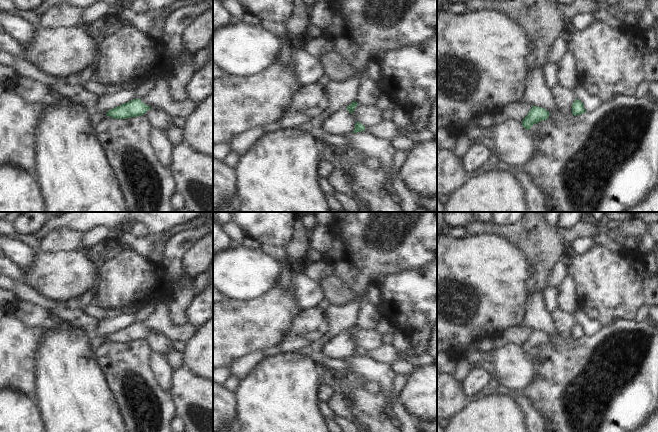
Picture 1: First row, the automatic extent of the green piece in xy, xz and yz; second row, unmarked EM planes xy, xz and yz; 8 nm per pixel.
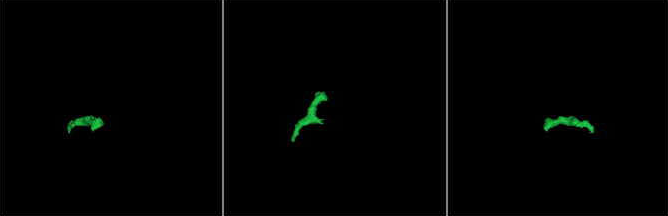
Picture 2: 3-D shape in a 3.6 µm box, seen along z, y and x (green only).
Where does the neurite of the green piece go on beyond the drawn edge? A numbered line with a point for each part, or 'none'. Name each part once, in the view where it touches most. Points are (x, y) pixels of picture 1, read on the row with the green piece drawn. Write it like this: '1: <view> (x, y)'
1: xy (159, 98)

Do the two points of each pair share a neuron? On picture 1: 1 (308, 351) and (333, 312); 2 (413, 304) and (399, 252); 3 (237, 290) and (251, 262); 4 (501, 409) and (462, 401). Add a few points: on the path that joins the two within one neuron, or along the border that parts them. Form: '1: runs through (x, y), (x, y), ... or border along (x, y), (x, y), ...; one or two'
1: runs through (319, 343), (333, 330), (333, 323); one
2: border along (426, 263), (417, 269), (402, 270), (385, 276); two
3: runs through (237, 283), (237, 280), (248, 269); one
4: border along (468, 400), (450, 418); two

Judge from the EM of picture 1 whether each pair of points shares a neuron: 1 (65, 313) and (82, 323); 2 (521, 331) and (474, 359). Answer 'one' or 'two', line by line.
1: one
2: one

